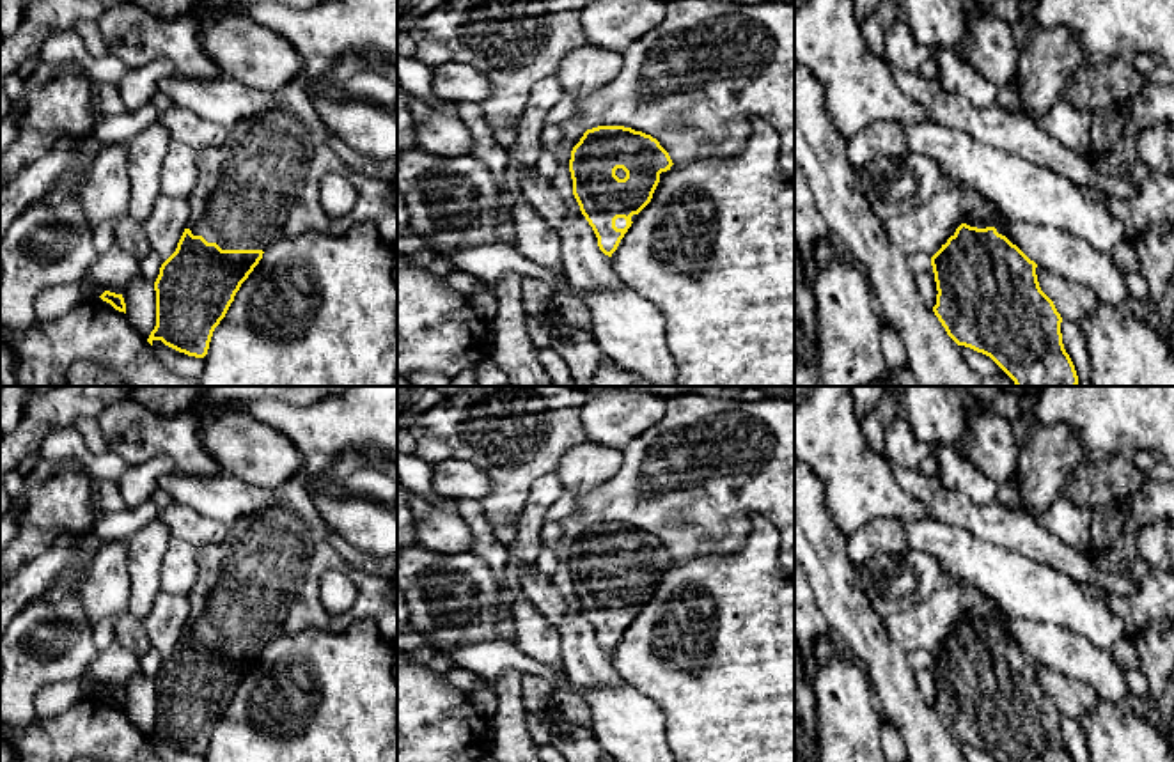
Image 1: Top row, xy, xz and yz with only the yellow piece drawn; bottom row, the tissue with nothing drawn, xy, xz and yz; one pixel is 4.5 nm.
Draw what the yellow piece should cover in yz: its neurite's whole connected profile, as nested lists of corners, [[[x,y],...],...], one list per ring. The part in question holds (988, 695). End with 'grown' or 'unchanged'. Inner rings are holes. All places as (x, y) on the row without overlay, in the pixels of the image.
[[[961,620],[931,654],[931,663],[938,688],[933,709],[958,743],[982,750],[997,762],[1073,762],[1062,741],[1062,714],[1039,684],[1037,661],[1004,633],[1000,620]]]; grown

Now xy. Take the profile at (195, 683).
[[[287,503],[271,505],[229,525],[222,542],[197,549],[197,576],[190,592],[190,615],[176,649],[161,661],[154,679],[156,723],[147,739],[161,737],[165,743],[188,753],[204,755],[215,725],[225,714],[241,680],[262,656],[264,647],[282,633],[293,603],[301,594],[317,540],[309,525]]]; grown

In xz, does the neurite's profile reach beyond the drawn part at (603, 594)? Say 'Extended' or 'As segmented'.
Extended

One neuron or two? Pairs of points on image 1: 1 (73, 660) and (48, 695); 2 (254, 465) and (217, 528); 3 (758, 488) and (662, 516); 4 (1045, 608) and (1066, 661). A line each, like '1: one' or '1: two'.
1: two
2: two
3: one
4: two

